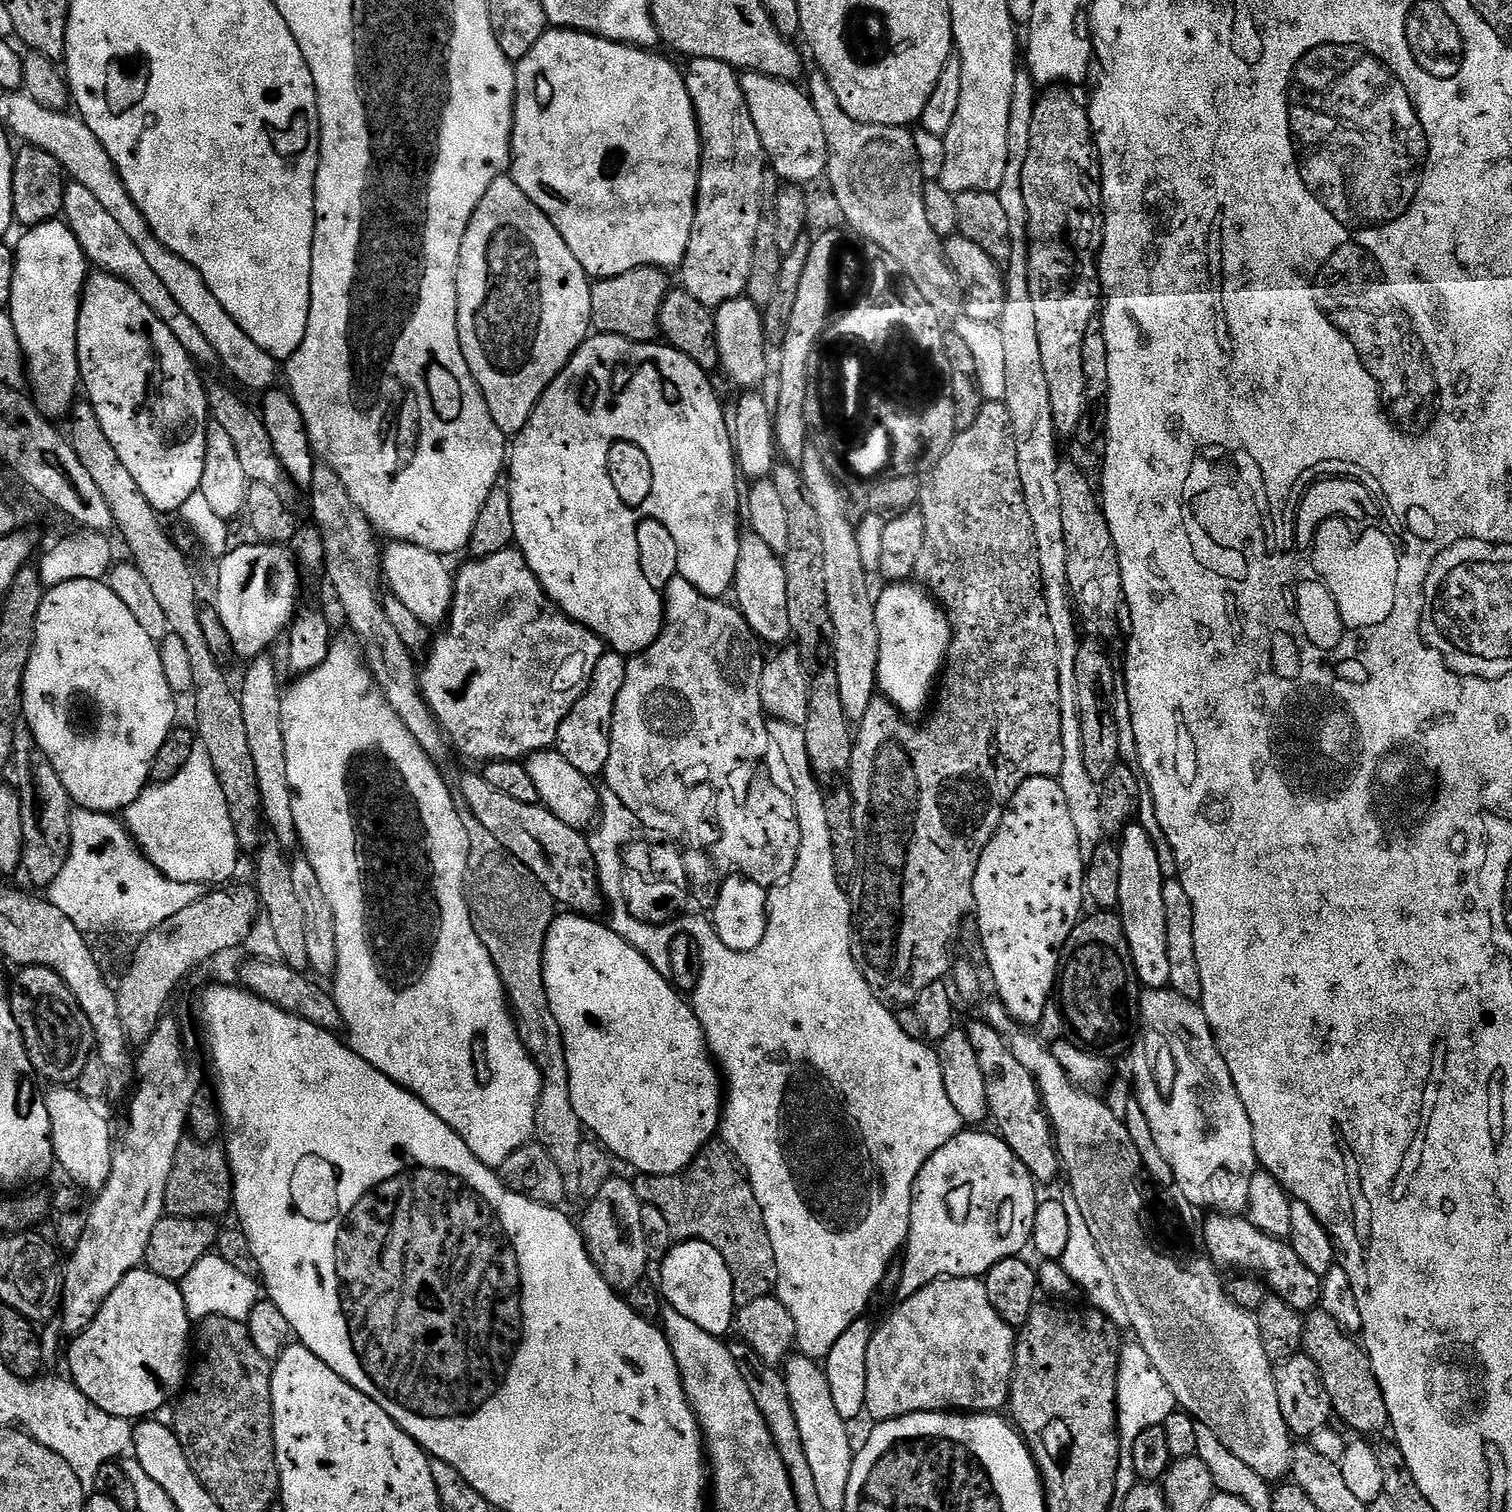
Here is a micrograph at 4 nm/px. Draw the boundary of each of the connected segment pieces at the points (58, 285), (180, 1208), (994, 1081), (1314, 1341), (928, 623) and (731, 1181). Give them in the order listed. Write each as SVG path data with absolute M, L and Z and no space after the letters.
M62 220L27 229L18 246L8 313L24 351L26 376L36 391L34 403L45 417L67 417L81 387L77 350L78 314L90 266L81 244Z
M191 1138L182 1141L170 1170L170 1182L166 1186L165 1213L178 1220L212 1220L230 1212L233 1204L232 1167L223 1147L215 1143L202 1144Z
M977 1018L972 1025L966 1028L970 1046L978 1054L978 1067L982 1069L982 1078L986 1078L986 1102L991 1123L996 1123L995 1131L1004 1139L1006 1146L1014 1150L1014 1154L1026 1166L1026 1170L1032 1175L1037 1185L1052 1184L1056 1179L1061 1179L1062 1165L1060 1154L1056 1151L1056 1142L1052 1134L1052 1125L1048 1122L1048 1114L1042 1107L1040 1089L1036 1086L1032 1074L1014 1058L1005 1037L987 1024L983 1019Z
M1313 1310L1307 1313L1304 1322L1303 1355L1309 1356L1318 1366L1322 1374L1322 1382L1330 1394L1330 1402L1335 1419L1341 1420L1348 1428L1361 1432L1361 1437L1372 1438L1379 1432L1387 1433L1388 1411L1386 1398L1378 1386L1378 1378L1374 1374L1372 1364L1368 1361L1368 1354L1359 1343L1356 1344L1351 1335L1340 1329L1338 1322L1330 1318L1323 1310Z
M892 582L887 587L881 596L879 593L875 597L878 692L897 713L905 717L916 716L924 707L929 707L928 695L931 692L933 695L934 685L948 658L948 648L952 645L952 628L944 610L923 587L912 582Z
M712 1146L707 1149L697 1159L696 1163L692 1167L685 1170L679 1176L645 1176L641 1175L639 1179L635 1181L636 1185L636 1196L644 1204L654 1206L662 1214L662 1218L666 1218L666 1226L670 1226L673 1237L677 1241L683 1242L686 1240L701 1240L706 1242L710 1246L714 1246L714 1250L718 1250L718 1254L722 1254L722 1258L726 1262L726 1266L730 1270L730 1278L732 1279L732 1289L734 1290L734 1298L736 1299L737 1305L743 1306L750 1302L758 1302L758 1298L766 1298L767 1296L773 1295L776 1290L776 1283L780 1275L778 1274L778 1262L774 1258L774 1246L770 1246L770 1234L766 1230L766 1222L764 1221L764 1211L762 1206L758 1206L758 1198L754 1194L754 1190L750 1186L747 1176L744 1175L744 1169L740 1167L735 1156L728 1151L727 1147Z

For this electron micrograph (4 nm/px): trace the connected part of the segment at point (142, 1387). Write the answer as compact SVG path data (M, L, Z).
M141 1266L134 1269L106 1298L100 1313L90 1322L90 1326L75 1337L72 1345L67 1345L67 1375L76 1384L78 1390L89 1399L94 1406L100 1407L106 1414L140 1422L152 1418L159 1408L181 1395L186 1384L186 1373L190 1368L190 1337L194 1332L193 1321L188 1318L186 1302L180 1293L180 1285L175 1280L158 1278L158 1274Z

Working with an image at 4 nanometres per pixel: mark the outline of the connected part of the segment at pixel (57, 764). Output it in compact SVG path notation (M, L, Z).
M75 580L45 591L44 601L38 610L36 641L32 647L32 657L24 675L22 716L27 720L38 746L54 766L58 778L62 780L62 786L68 791L68 796L77 809L86 812L120 814L143 794L145 788L149 787L152 763L154 758L158 758L158 750L162 750L162 742L166 742L166 738L177 727L175 699L177 700L177 697L166 682L166 674L162 670L159 647L134 622L134 616L130 614L130 610L122 606L118 594L114 594L114 590L108 587L107 583L98 580Z

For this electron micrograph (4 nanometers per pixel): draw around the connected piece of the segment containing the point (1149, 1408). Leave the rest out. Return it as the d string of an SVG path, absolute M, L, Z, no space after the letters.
M1139 1342L1125 1343L1120 1354L1120 1377L1116 1387L1116 1420L1120 1423L1120 1469L1116 1483L1117 1497L1123 1498L1130 1494L1130 1490L1138 1482L1134 1470L1134 1458L1131 1448L1138 1442L1143 1432L1151 1428L1161 1427L1166 1418L1177 1411L1178 1405L1170 1386L1154 1370L1154 1362L1150 1362L1150 1354Z

